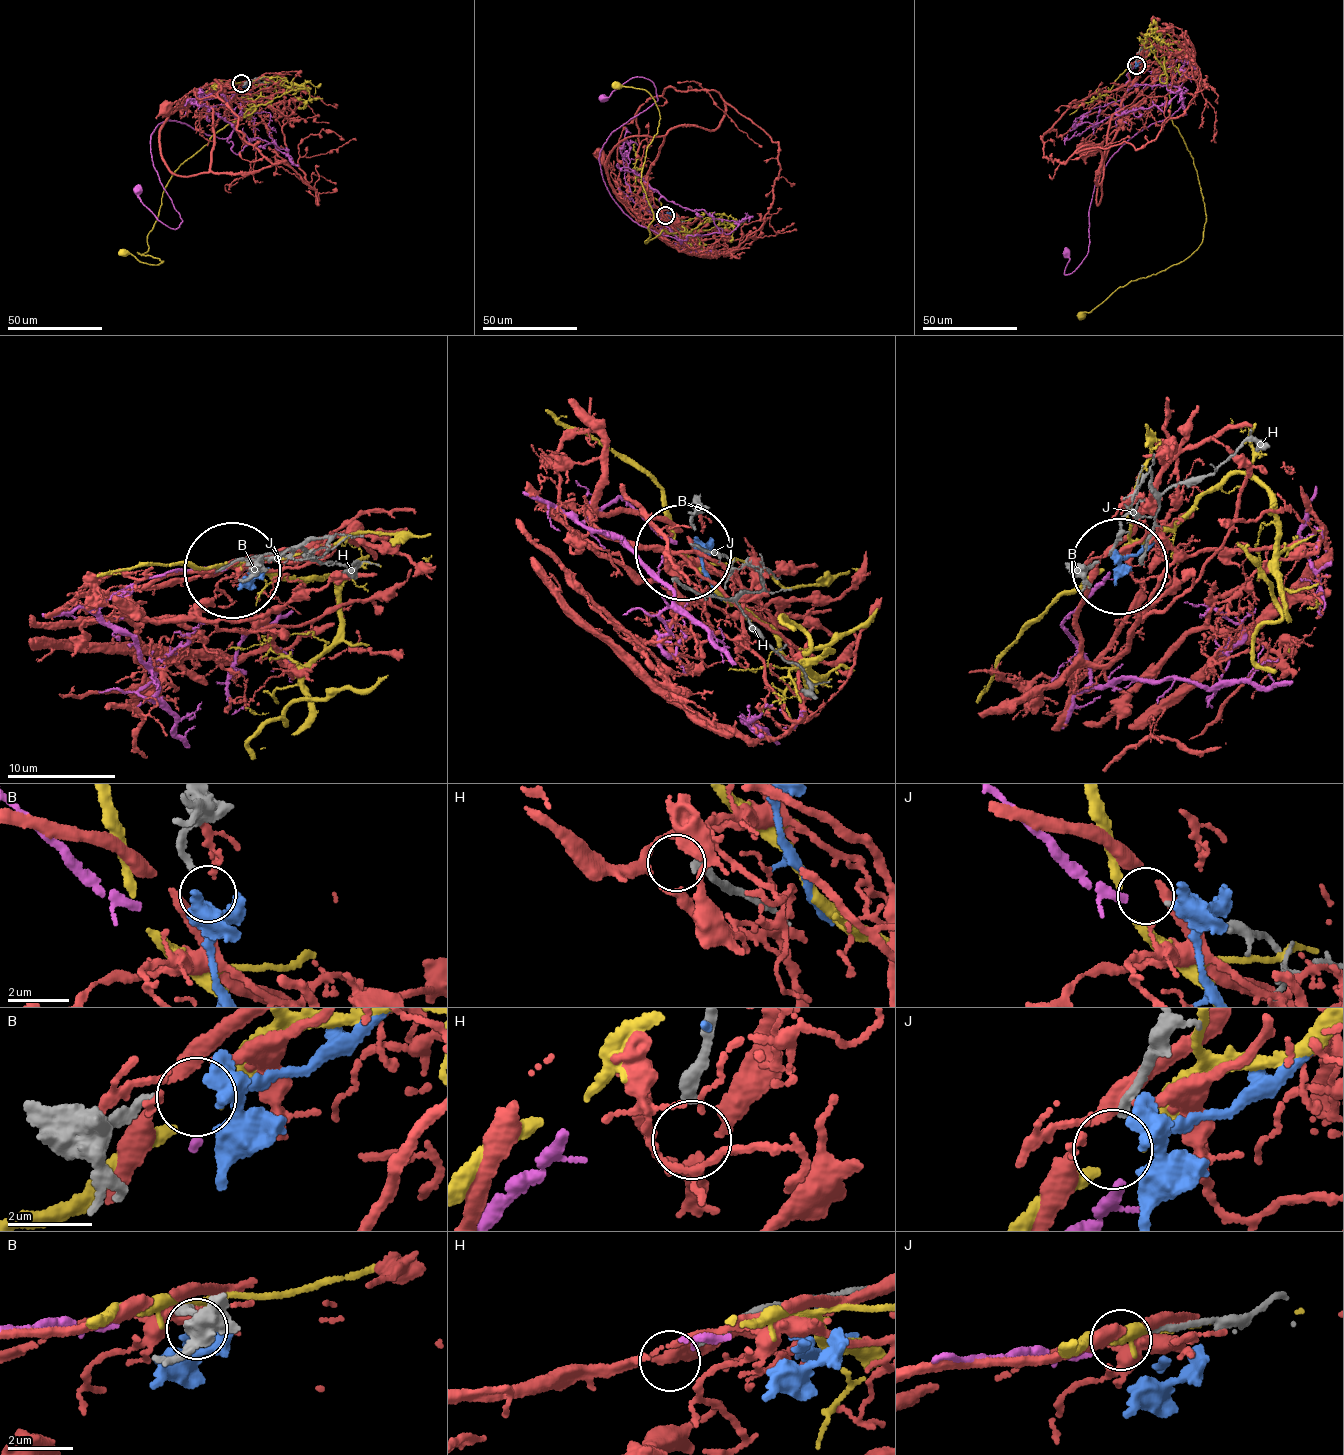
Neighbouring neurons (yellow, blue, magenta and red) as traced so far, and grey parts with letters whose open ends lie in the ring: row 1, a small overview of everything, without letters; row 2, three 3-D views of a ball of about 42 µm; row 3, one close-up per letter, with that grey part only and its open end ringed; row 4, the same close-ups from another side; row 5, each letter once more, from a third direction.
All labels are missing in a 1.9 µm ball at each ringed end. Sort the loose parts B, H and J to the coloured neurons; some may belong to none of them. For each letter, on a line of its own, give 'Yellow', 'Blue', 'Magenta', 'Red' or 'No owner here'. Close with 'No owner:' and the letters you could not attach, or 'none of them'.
B: Blue
H: No owner here
J: Magenta
No owner: H

